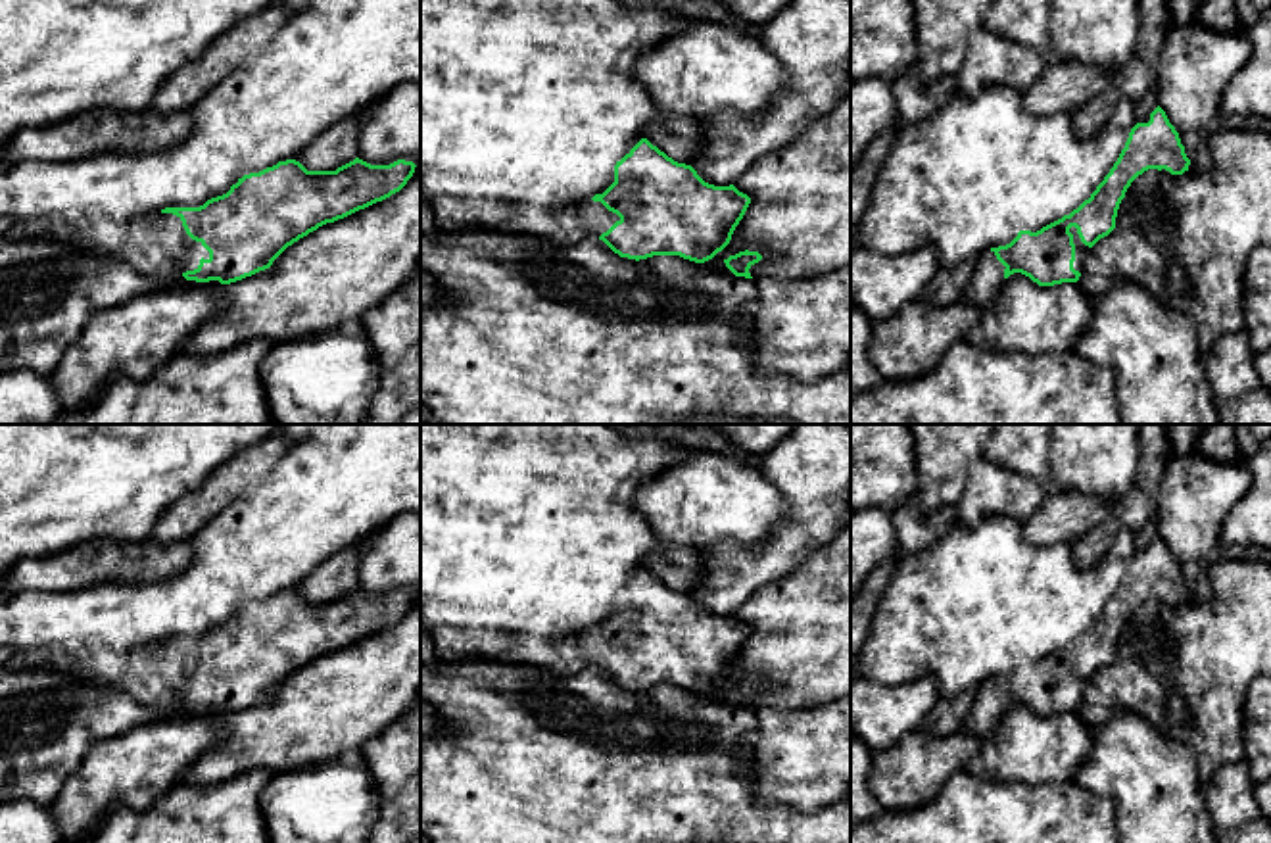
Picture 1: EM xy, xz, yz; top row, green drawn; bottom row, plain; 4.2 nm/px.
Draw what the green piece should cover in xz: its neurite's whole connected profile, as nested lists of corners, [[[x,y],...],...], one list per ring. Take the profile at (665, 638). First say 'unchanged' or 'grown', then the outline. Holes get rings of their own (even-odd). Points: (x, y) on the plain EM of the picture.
grown; [[[641,568],[614,595],[614,613],[591,630],[564,639],[518,638],[515,634],[436,630],[434,647],[444,661],[488,659],[515,664],[536,664],[553,674],[576,674],[588,668],[603,670],[614,684],[628,689],[653,686],[680,686],[705,693],[722,682],[743,649],[751,628],[733,614],[714,616],[705,613],[691,595],[678,593]]]

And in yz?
grown; [[[1158,536],[1148,553],[1131,559],[1117,591],[1089,630],[1041,661],[1019,661],[1010,674],[981,684],[962,732],[975,739],[991,734],[1014,703],[1039,716],[1077,712],[1089,680],[1115,659],[1131,613],[1148,599],[1183,605],[1188,595],[1179,563]]]

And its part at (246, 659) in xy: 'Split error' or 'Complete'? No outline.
Split error

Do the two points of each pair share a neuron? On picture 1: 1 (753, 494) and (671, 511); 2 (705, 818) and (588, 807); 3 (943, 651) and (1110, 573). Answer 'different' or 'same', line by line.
1: same
2: same
3: same

